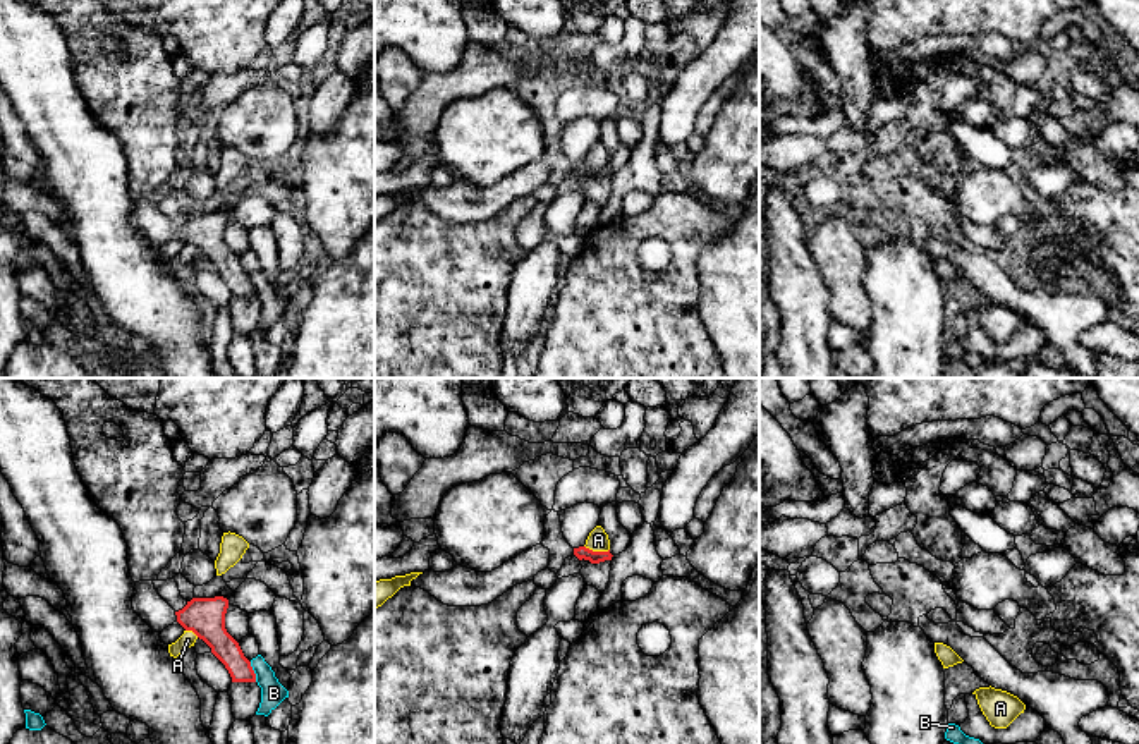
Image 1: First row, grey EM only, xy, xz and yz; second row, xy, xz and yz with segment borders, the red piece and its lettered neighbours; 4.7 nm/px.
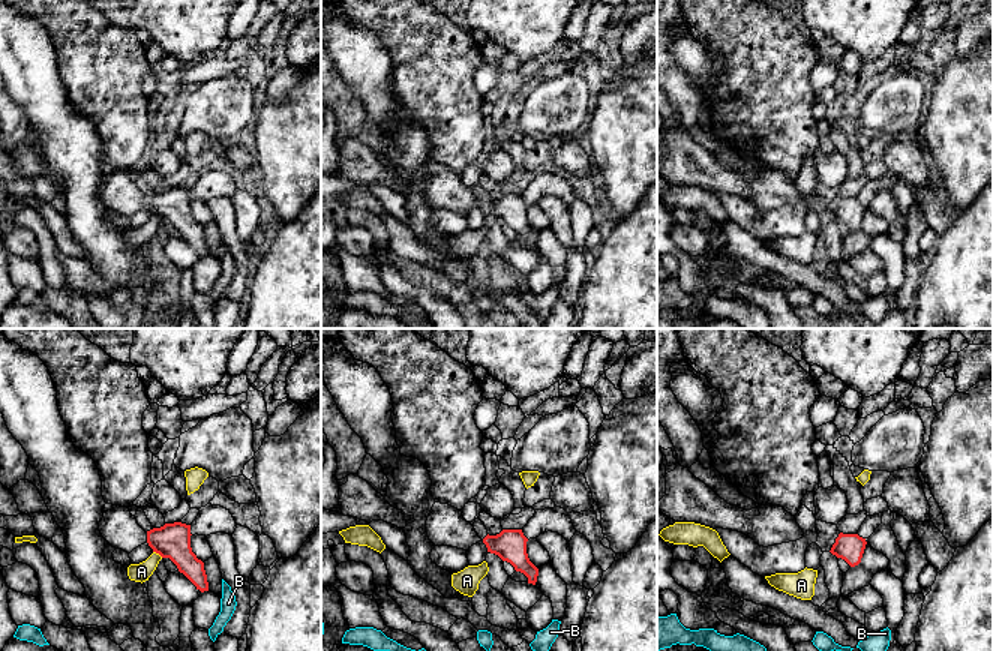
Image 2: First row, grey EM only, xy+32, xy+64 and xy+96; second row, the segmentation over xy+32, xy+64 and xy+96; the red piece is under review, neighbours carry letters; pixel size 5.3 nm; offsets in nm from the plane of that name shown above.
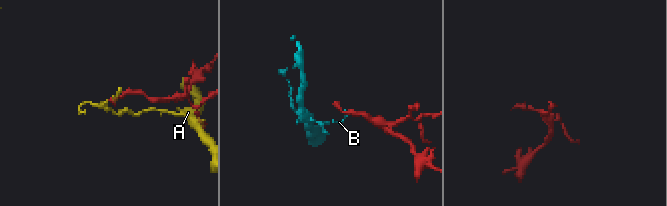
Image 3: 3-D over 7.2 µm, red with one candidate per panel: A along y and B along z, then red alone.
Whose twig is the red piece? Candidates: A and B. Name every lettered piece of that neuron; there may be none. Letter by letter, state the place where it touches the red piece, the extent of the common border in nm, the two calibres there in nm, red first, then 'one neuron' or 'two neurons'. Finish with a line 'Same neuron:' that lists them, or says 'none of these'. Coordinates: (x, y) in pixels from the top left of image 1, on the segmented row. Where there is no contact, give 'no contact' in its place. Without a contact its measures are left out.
A: contact xz (596, 552); length 120 nm; calibres 60 and 100 nm; two neurons
B: contact xy (253, 672); length 100 nm; calibres 120 and 110 nm; two neurons
Same neuron: none of these

